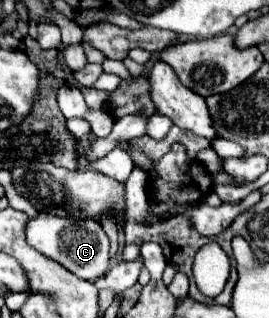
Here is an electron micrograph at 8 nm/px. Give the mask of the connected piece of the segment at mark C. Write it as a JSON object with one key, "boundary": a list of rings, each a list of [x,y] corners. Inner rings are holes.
{"boundary":[[[38,213],[36,217],[30,217],[26,223],[26,241],[30,247],[40,251],[42,255],[50,257],[52,261],[58,261],[64,265],[68,271],[72,271],[76,277],[86,279],[86,281],[96,281],[102,277],[110,265],[110,239],[106,231],[102,229],[100,221],[96,219],[84,219],[76,215],[54,215],[54,213]]]}

